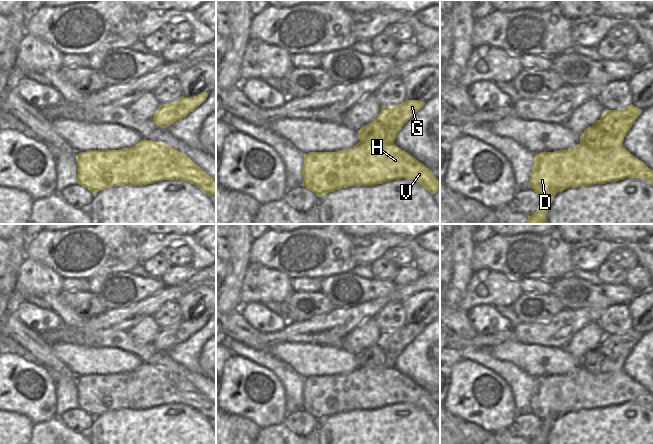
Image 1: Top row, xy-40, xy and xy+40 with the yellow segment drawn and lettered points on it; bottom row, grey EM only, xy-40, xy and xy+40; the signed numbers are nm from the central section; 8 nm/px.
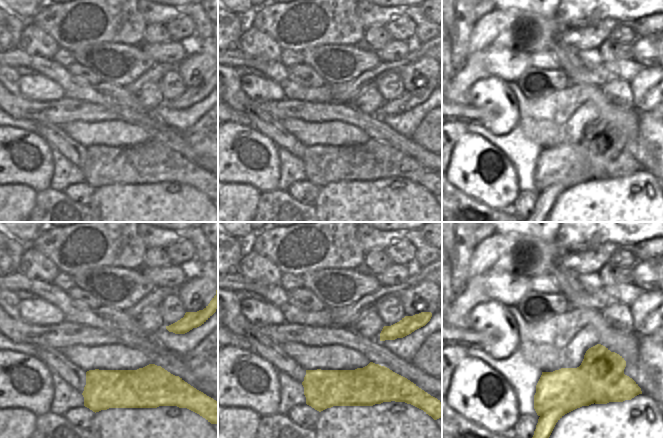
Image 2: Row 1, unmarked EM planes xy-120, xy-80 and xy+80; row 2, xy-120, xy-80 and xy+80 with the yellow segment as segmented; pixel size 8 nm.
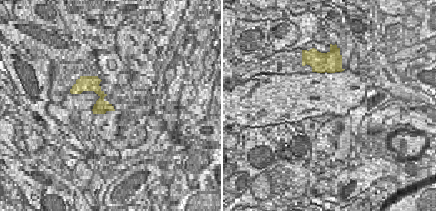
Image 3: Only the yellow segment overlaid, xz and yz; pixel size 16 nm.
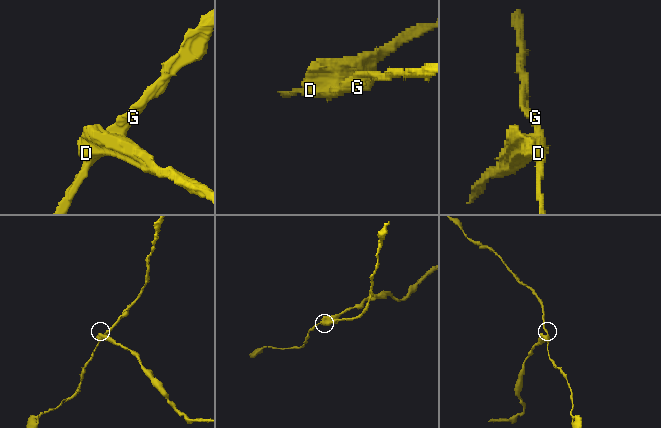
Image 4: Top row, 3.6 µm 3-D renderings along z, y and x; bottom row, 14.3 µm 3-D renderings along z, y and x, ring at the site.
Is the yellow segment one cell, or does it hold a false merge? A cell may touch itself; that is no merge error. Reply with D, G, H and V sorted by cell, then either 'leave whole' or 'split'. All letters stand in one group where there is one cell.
D H V / G | split

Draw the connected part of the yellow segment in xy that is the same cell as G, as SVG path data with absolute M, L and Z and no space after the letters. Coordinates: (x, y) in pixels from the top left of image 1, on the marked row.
M405 100L397 106L381 108L378 117L358 131L360 142L394 144L396 135L424 104L419 100Z

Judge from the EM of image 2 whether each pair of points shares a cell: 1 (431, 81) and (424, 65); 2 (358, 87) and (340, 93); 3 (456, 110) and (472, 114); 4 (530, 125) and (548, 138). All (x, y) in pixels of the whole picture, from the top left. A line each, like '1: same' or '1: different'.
1: same
2: same
3: same
4: same

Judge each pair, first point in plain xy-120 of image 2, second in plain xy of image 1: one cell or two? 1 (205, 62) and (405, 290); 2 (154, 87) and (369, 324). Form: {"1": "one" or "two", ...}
{"1": "two", "2": "one"}

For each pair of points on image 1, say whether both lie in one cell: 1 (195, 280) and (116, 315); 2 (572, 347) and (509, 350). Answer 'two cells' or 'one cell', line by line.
1: one cell
2: two cells

